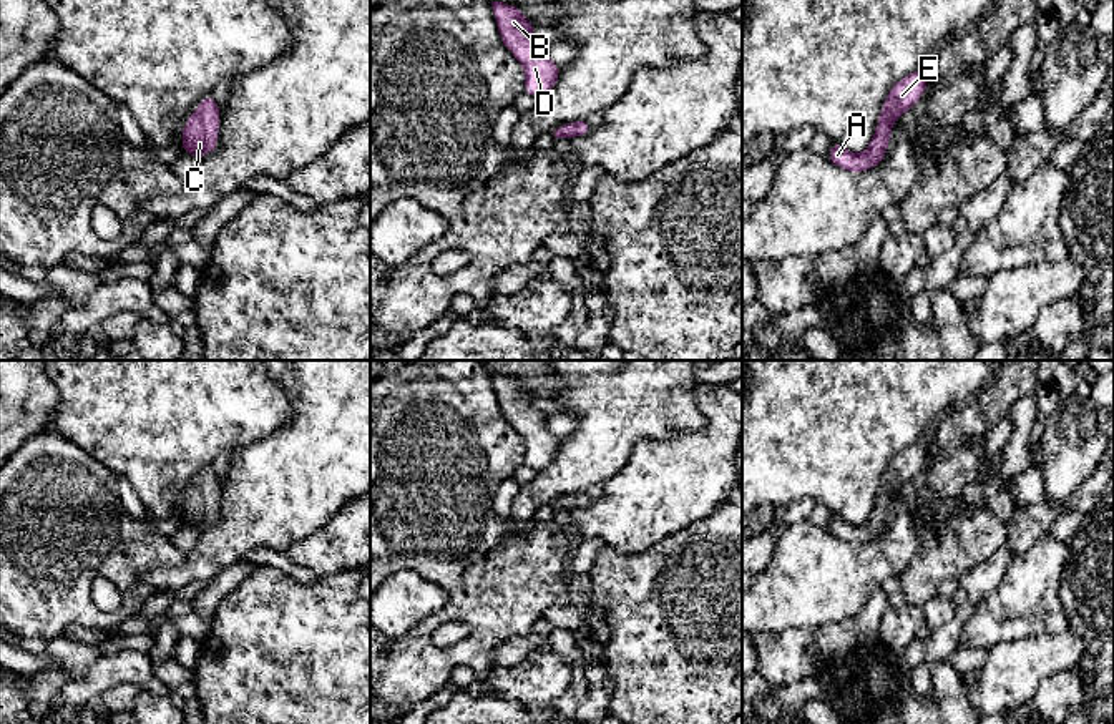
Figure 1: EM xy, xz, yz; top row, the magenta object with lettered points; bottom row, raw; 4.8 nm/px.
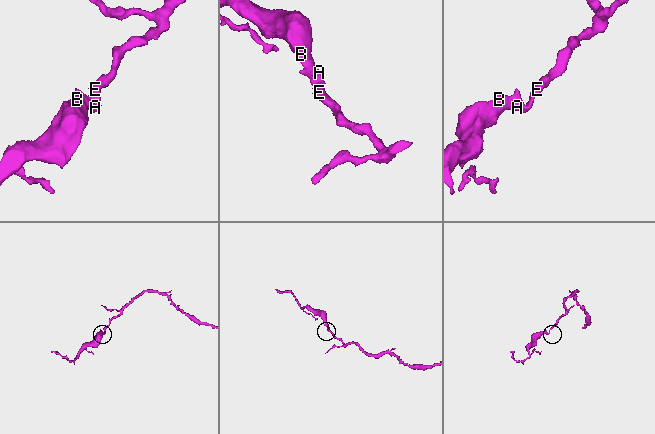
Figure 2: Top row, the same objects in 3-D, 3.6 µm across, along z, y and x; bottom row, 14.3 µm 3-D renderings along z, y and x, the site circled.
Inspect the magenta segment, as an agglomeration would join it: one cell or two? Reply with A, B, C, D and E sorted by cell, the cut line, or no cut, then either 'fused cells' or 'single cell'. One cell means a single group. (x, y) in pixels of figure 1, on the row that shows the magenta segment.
A B C D E; no cut; single cell

